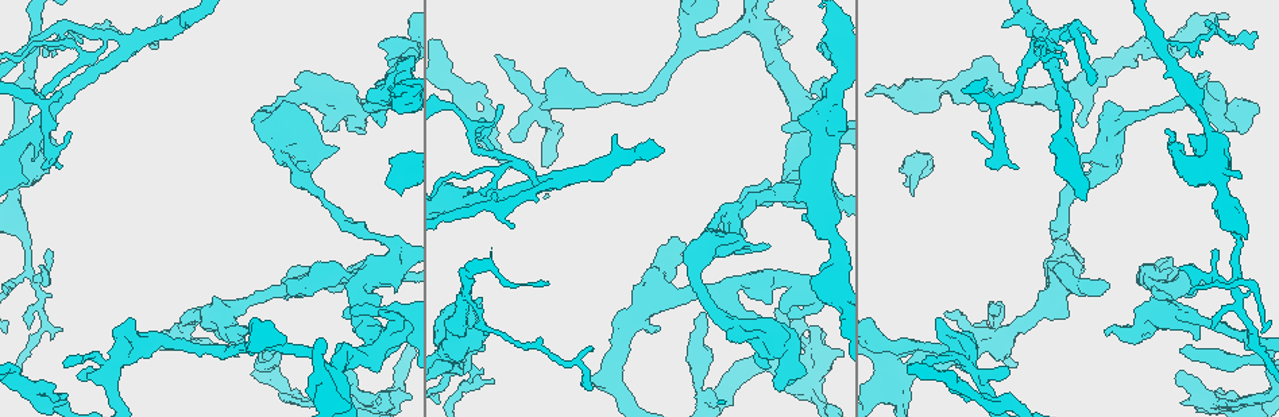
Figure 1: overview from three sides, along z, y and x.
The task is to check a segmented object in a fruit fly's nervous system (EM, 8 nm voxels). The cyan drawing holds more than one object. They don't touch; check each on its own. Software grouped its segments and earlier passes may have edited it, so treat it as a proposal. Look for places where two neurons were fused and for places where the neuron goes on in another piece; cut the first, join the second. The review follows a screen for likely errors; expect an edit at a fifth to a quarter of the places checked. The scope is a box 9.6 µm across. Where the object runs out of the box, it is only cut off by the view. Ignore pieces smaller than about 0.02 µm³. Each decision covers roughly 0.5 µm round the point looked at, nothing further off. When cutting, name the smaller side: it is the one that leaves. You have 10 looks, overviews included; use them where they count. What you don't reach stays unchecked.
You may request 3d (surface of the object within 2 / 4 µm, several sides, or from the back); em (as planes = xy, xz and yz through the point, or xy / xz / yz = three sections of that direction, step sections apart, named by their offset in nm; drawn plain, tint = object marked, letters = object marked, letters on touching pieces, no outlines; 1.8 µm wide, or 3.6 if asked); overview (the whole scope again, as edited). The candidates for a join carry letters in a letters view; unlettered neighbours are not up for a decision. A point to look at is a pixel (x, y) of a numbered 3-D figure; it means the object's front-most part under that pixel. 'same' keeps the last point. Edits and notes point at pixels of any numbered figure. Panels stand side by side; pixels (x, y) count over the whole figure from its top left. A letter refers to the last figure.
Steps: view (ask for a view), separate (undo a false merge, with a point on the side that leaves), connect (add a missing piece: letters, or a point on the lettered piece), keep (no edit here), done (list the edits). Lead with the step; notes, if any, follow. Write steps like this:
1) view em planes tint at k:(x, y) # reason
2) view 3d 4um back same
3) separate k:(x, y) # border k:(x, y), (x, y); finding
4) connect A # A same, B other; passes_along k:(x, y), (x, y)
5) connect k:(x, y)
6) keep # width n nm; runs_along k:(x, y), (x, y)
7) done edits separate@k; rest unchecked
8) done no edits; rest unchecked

view 3d 4um at 1:(1151, 49) # abrupt turn

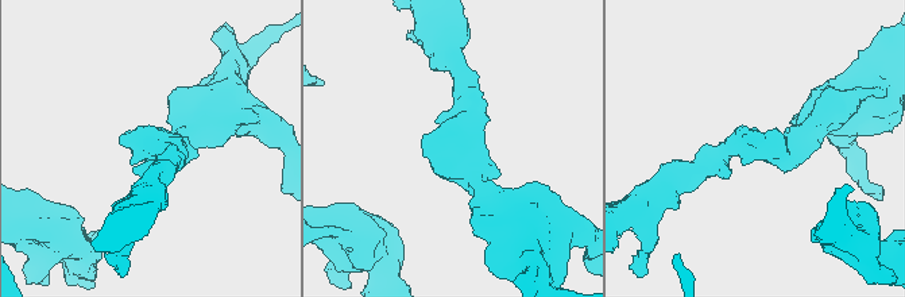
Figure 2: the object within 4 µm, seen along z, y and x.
view em 3.6um yz step 8 letters at 2:(151, 149) # arm_widths 260, 320 nm

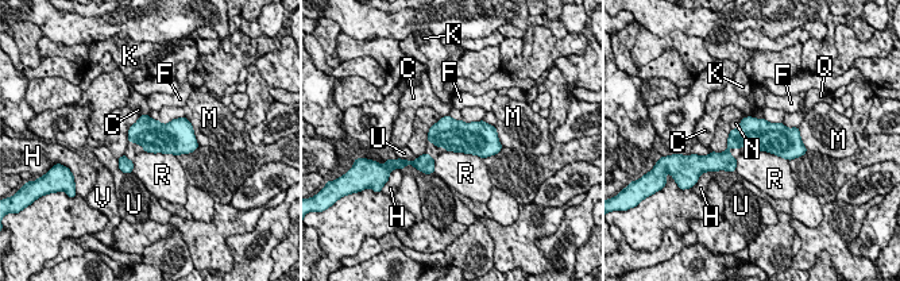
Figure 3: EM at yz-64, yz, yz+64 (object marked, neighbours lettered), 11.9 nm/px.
keep # C other, F other, H other, K other, M other, N other, Q other, R other, U other, V other; border 3:(748, 147), (767, 150), (788, 161); all the same neuron

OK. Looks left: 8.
view em planes letters at 1:(1106, 329) # an open end

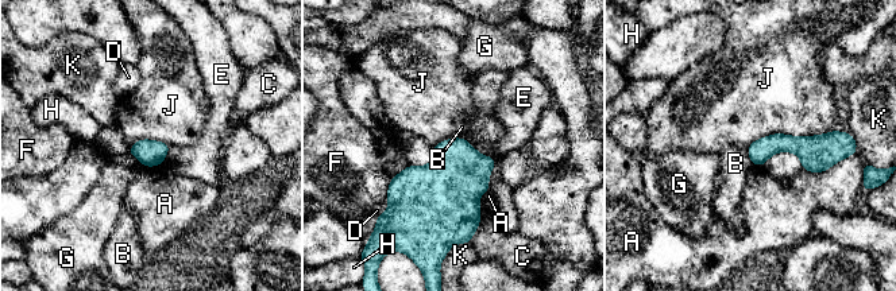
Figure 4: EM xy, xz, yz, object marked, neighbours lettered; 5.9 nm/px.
keep # width 140 nm; longest_contact J 550 nm; A other, B other, C other, D other, E other, F other, G other, H other, J other, K other; no lettered piece goes on from it

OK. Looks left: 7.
view em planes letters at 1:(397, 190) # free end

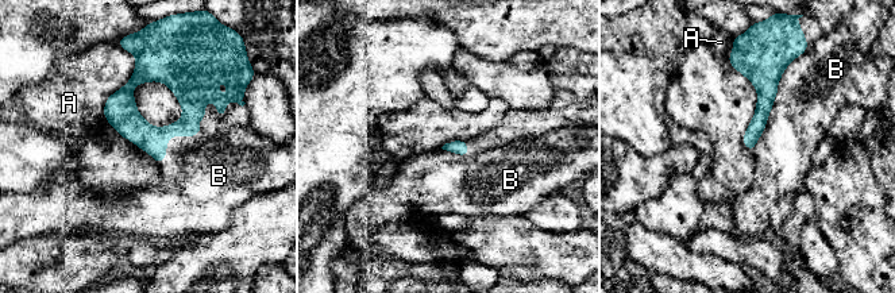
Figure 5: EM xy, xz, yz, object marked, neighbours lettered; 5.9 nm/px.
keep # longest_contact B 600 nm; A other, B other; no lettered piece goes on from it

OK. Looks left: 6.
view 3d 2um at 1:(769, 246)

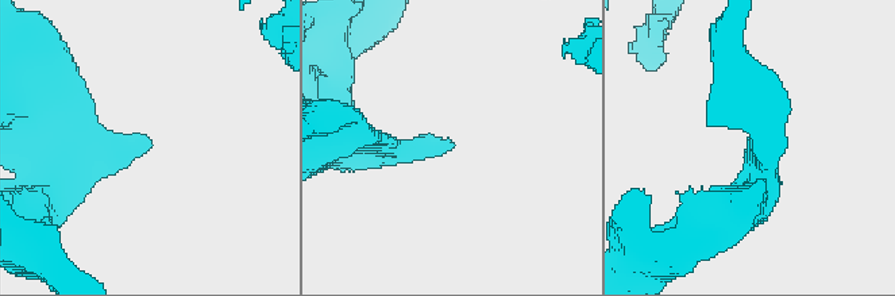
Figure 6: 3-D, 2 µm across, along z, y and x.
view em planes letters at 6:(449, 138)

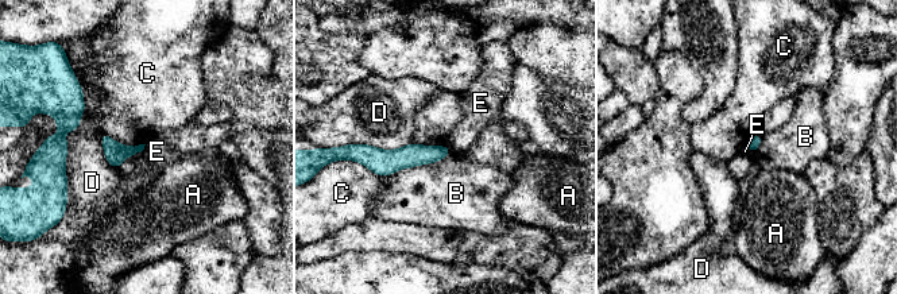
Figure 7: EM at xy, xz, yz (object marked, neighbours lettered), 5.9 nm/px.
keep # A other, B other, C other, D other, E other; border 7:(103, 131), (123, 144), (145, 144); no lettered piece goes on from it

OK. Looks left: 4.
done no edits; rest unchecked

